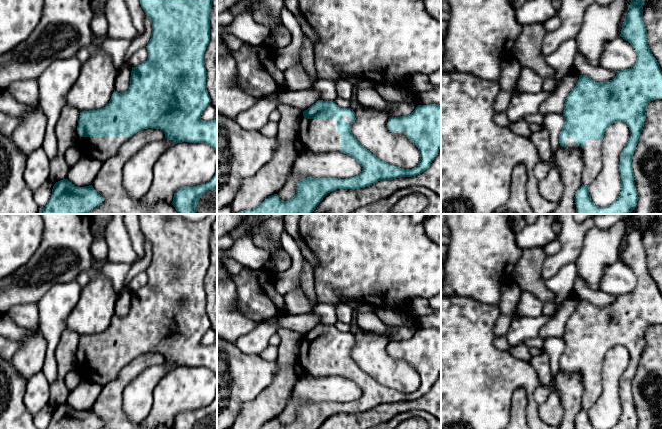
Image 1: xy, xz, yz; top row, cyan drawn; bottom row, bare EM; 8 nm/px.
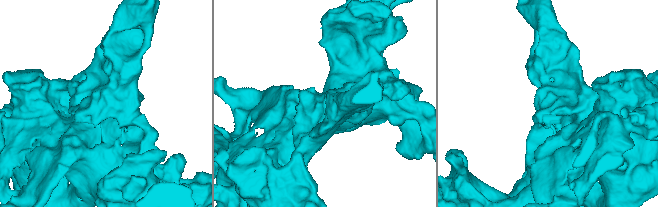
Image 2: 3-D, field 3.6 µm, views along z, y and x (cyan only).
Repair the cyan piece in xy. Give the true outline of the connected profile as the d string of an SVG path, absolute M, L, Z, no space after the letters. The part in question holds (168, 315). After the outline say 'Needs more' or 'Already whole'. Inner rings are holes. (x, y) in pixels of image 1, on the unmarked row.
M138 214L140 228L144 236L151 243L152 258L146 272L148 274L148 282L145 286L136 291L132 291L130 309L128 314L120 318L114 314L109 327L101 333L80 336L78 350L76 354L76 371L82 379L87 379L99 385L105 385L113 381L120 370L132 361L135 357L148 352L160 353L164 356L165 362L173 364L175 368L182 366L189 367L205 367L211 370L217 376L217 345L203 345L201 339L206 331L210 328L211 323L206 312L206 293L204 291L204 277L210 266L210 236L212 232L212 224L217 218L217 214L209 214L205 219L198 222L188 222L179 214Z. Needs more

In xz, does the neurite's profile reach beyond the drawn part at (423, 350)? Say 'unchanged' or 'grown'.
grown

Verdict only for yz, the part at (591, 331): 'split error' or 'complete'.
split error

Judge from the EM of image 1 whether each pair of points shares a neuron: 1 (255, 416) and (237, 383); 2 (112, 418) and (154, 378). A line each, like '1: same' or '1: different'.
1: different
2: different

